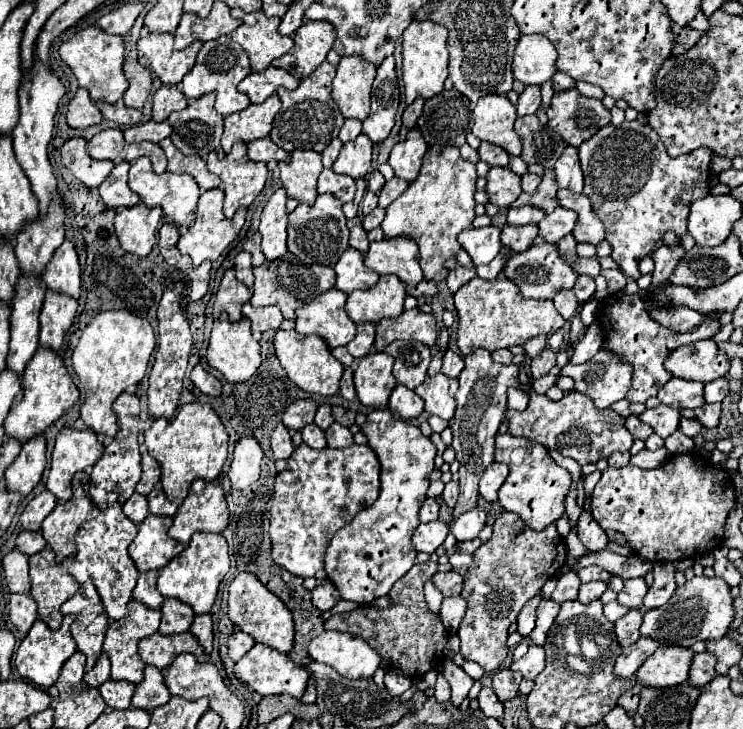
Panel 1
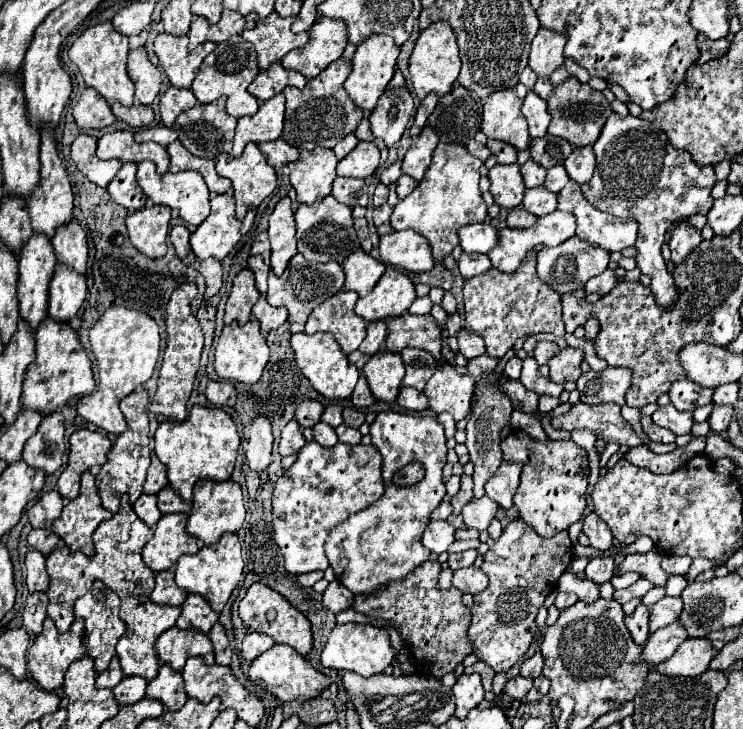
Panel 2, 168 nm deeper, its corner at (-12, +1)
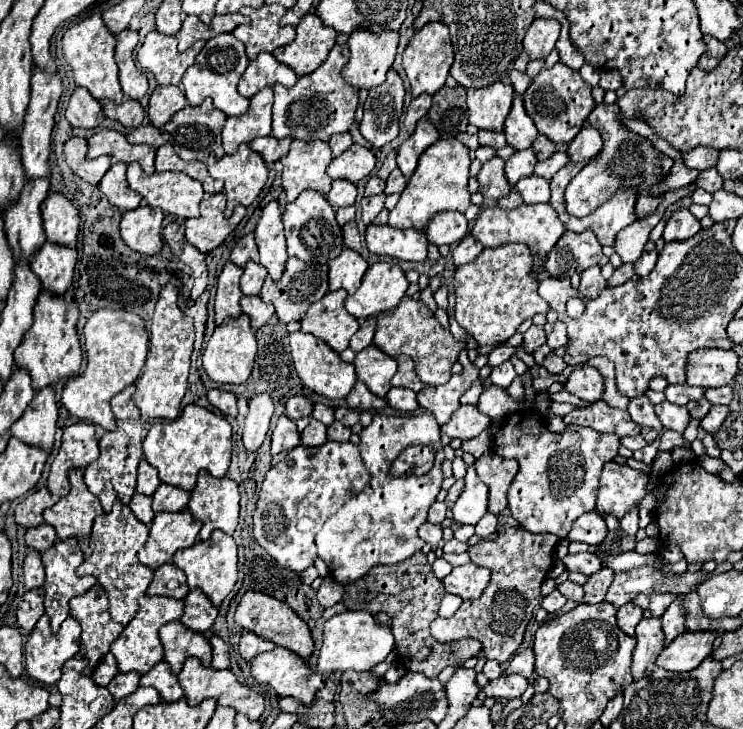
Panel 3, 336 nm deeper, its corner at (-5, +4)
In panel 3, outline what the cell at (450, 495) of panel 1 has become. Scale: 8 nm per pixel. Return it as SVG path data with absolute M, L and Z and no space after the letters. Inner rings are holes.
M457 480L451 488L449 488L449 492L447 492L447 498L445 498L445 504L447 504L447 510L451 512L451 508L453 508L453 504L455 504L455 500L459 498L459 494L463 492L463 480Z

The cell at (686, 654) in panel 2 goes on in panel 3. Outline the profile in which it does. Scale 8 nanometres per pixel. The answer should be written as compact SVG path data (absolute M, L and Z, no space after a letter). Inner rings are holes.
M683 632L657 658L657 666L671 672L689 672L697 668L709 654L717 632Z

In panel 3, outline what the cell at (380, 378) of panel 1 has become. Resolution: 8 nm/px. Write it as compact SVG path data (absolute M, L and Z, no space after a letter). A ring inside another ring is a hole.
M369 344L365 350L361 350L353 360L357 378L369 386L369 390L375 396L385 398L385 394L391 388L391 378L397 372L397 362L389 358L385 352L381 352L375 344Z

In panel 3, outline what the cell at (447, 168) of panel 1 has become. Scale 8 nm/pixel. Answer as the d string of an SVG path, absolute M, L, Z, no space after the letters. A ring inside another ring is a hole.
M439 140L433 146L429 146L413 172L413 176L407 182L407 188L403 190L397 206L389 212L389 224L395 228L417 228L425 230L431 216L445 210L457 210L465 212L471 204L467 180L469 180L469 150L457 142L457 140Z

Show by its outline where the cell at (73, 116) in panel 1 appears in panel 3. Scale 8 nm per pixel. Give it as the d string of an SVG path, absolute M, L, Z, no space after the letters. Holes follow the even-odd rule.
M75 88L65 110L65 118L71 126L79 128L95 128L105 120L101 104L85 88Z

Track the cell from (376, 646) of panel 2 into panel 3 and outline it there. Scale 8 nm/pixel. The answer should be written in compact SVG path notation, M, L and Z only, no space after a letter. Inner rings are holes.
M345 610L343 614L337 614L325 622L323 648L319 652L319 670L323 674L329 674L333 670L343 672L349 668L357 670L357 672L367 672L375 664L383 662L391 650L393 650L391 628L377 624L377 620L371 612Z

